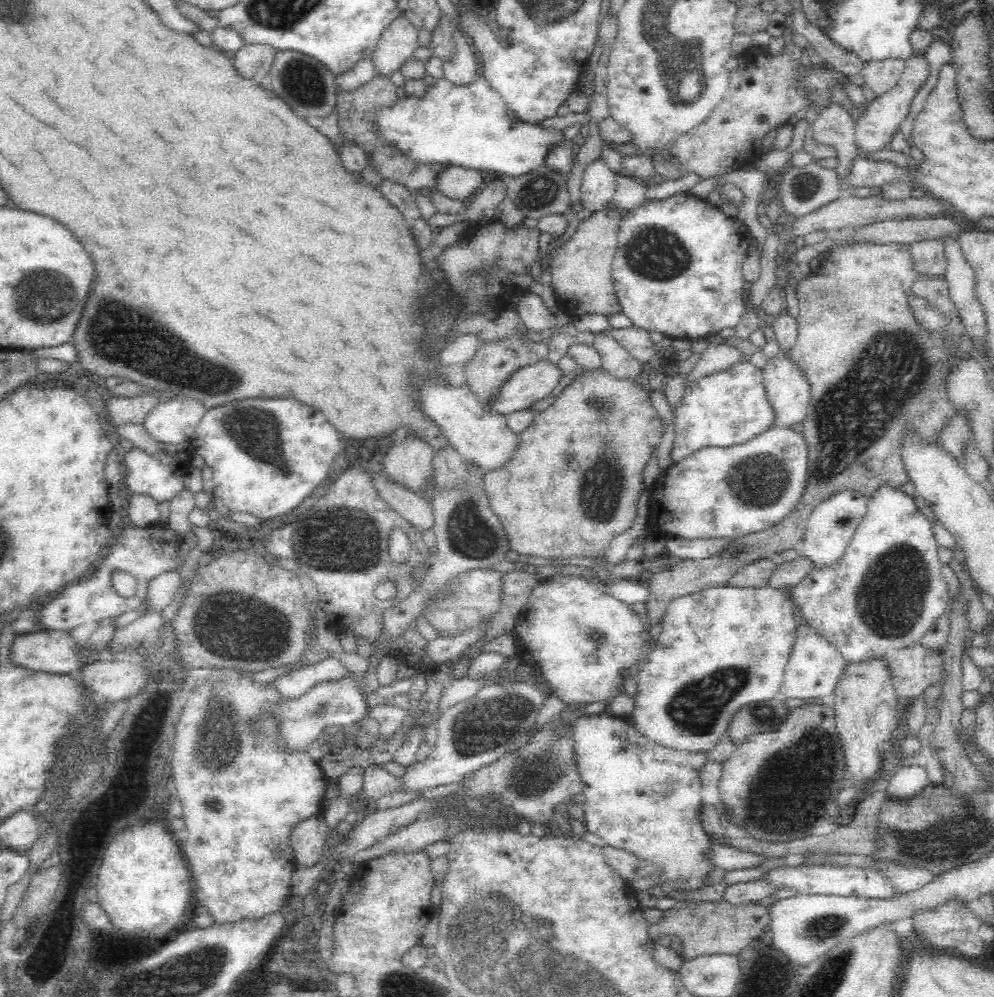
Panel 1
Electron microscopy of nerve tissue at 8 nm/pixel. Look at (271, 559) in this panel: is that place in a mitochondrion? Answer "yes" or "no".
no

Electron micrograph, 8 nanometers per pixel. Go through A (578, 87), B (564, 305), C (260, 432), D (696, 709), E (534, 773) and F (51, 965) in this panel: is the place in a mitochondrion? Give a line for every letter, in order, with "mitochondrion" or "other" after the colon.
A: other
B: other
C: mitochondrion
D: mitochondrion
E: mitochondrion
F: other

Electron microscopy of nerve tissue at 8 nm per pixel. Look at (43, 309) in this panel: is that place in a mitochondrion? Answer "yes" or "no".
yes

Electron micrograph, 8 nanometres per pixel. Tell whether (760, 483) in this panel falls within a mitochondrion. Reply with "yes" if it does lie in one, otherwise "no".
yes

